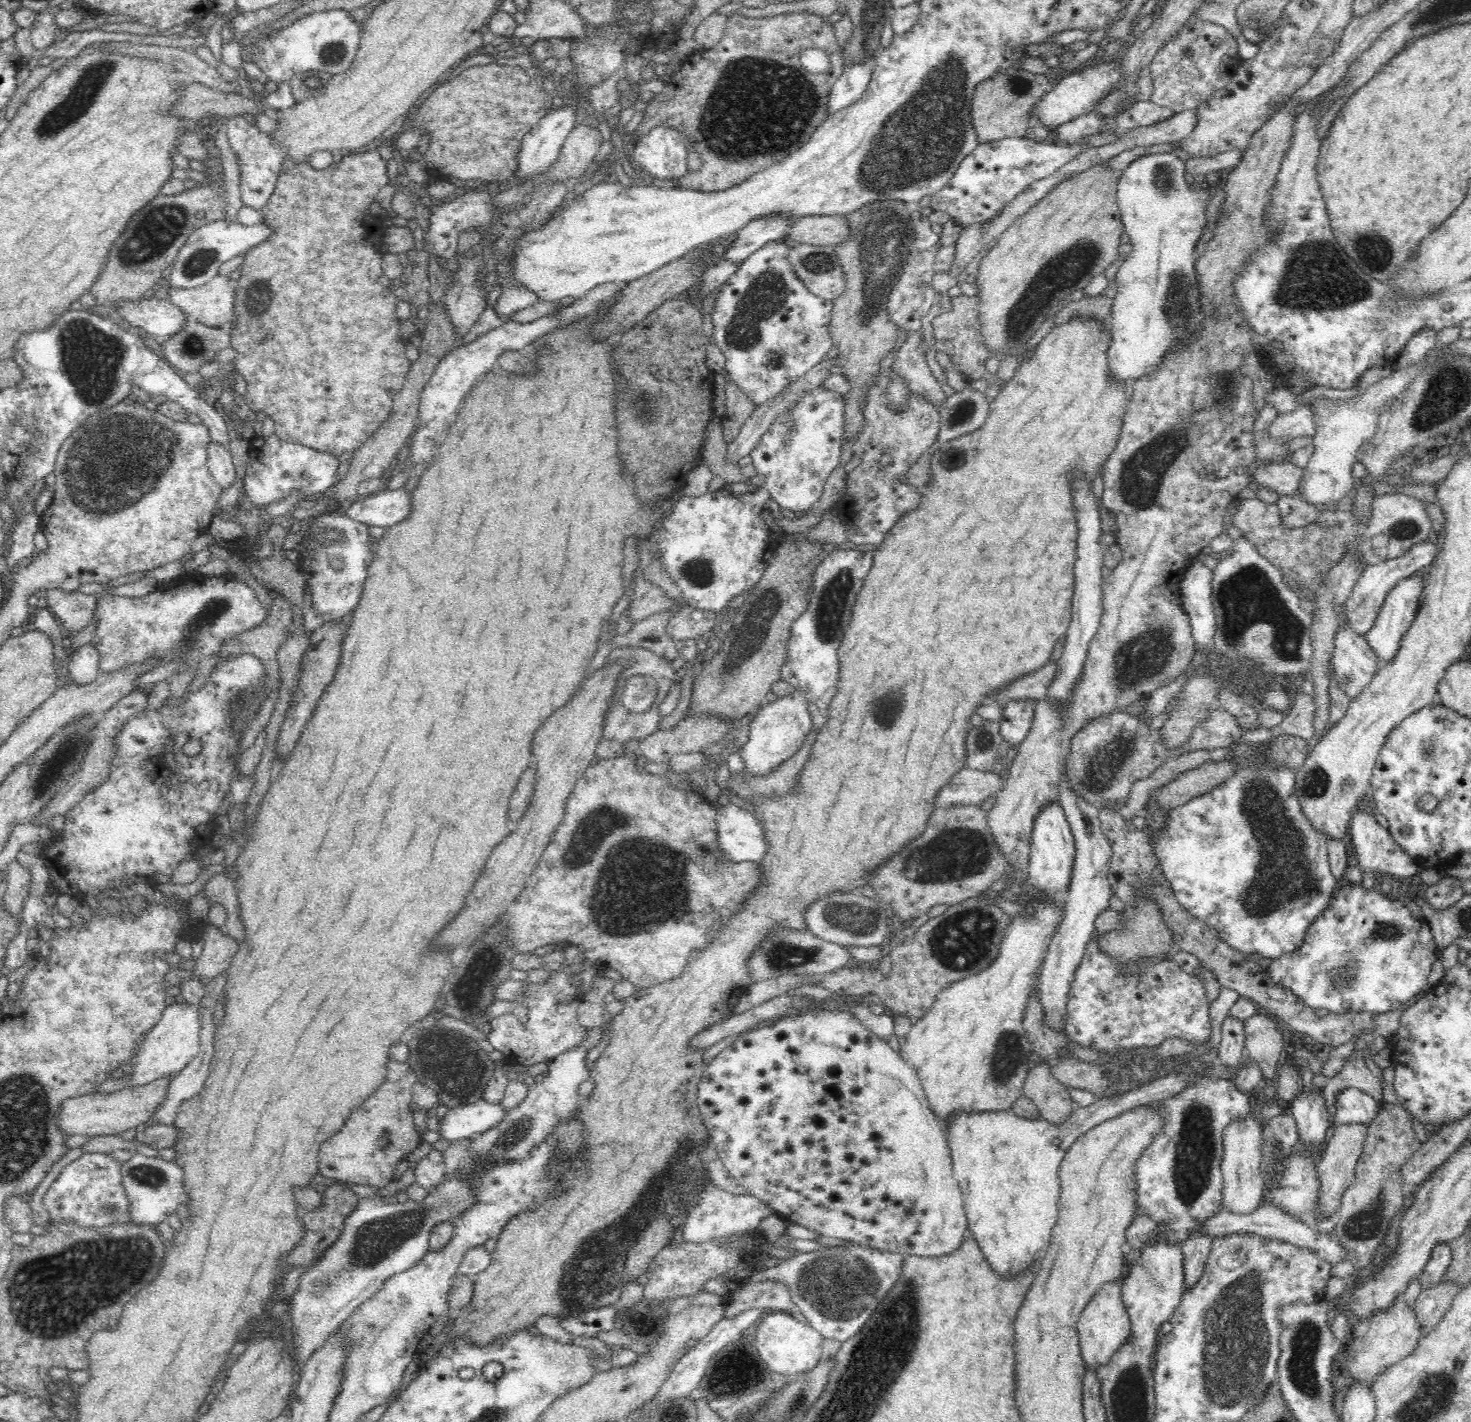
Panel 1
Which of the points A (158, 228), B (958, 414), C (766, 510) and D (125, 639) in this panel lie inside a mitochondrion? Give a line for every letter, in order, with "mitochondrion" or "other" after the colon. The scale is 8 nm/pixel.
A: mitochondrion
B: mitochondrion
C: other
D: other

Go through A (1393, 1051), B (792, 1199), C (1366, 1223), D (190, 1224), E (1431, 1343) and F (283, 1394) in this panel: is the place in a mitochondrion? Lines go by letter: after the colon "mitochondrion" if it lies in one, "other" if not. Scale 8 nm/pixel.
A: other
B: other
C: mitochondrion
D: other
E: other
F: other

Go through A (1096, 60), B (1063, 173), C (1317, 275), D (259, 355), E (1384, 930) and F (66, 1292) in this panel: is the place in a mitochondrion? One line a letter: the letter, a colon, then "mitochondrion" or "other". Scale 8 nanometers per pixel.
A: other
B: other
C: mitochondrion
D: other
E: mitochondrion
F: mitochondrion

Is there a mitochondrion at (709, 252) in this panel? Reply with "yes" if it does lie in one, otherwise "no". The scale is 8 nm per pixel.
no

